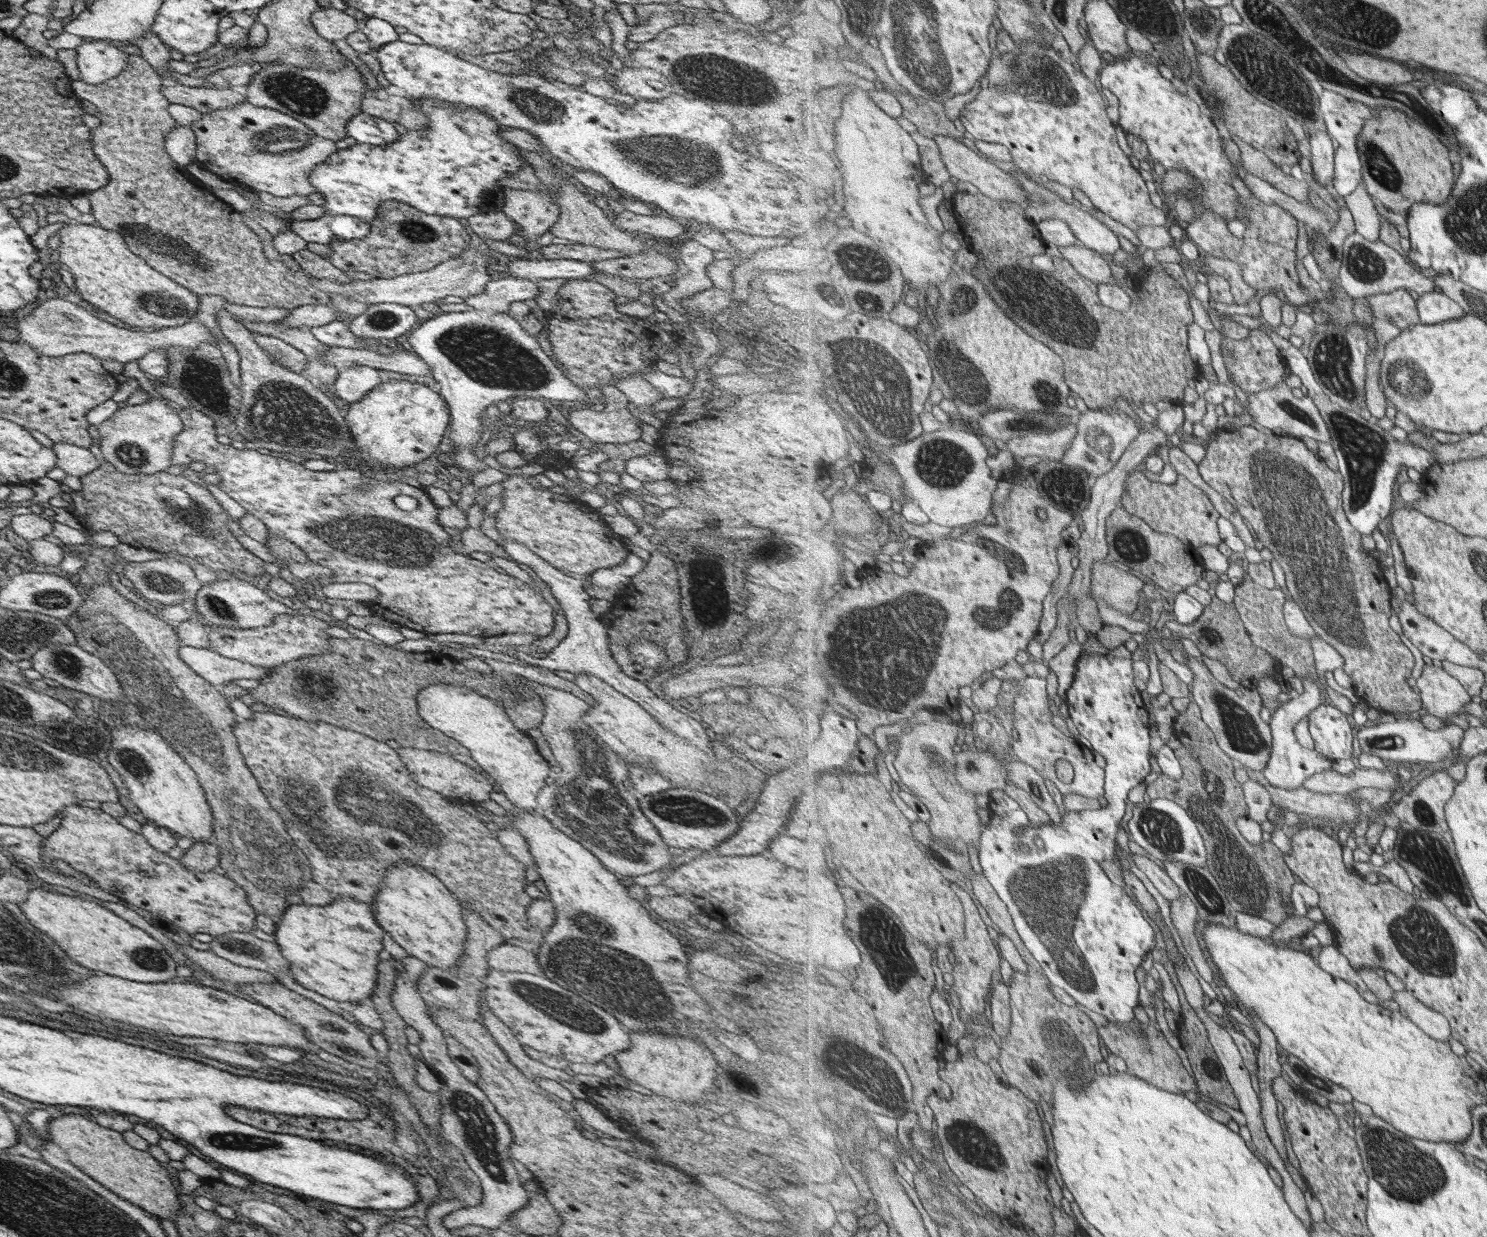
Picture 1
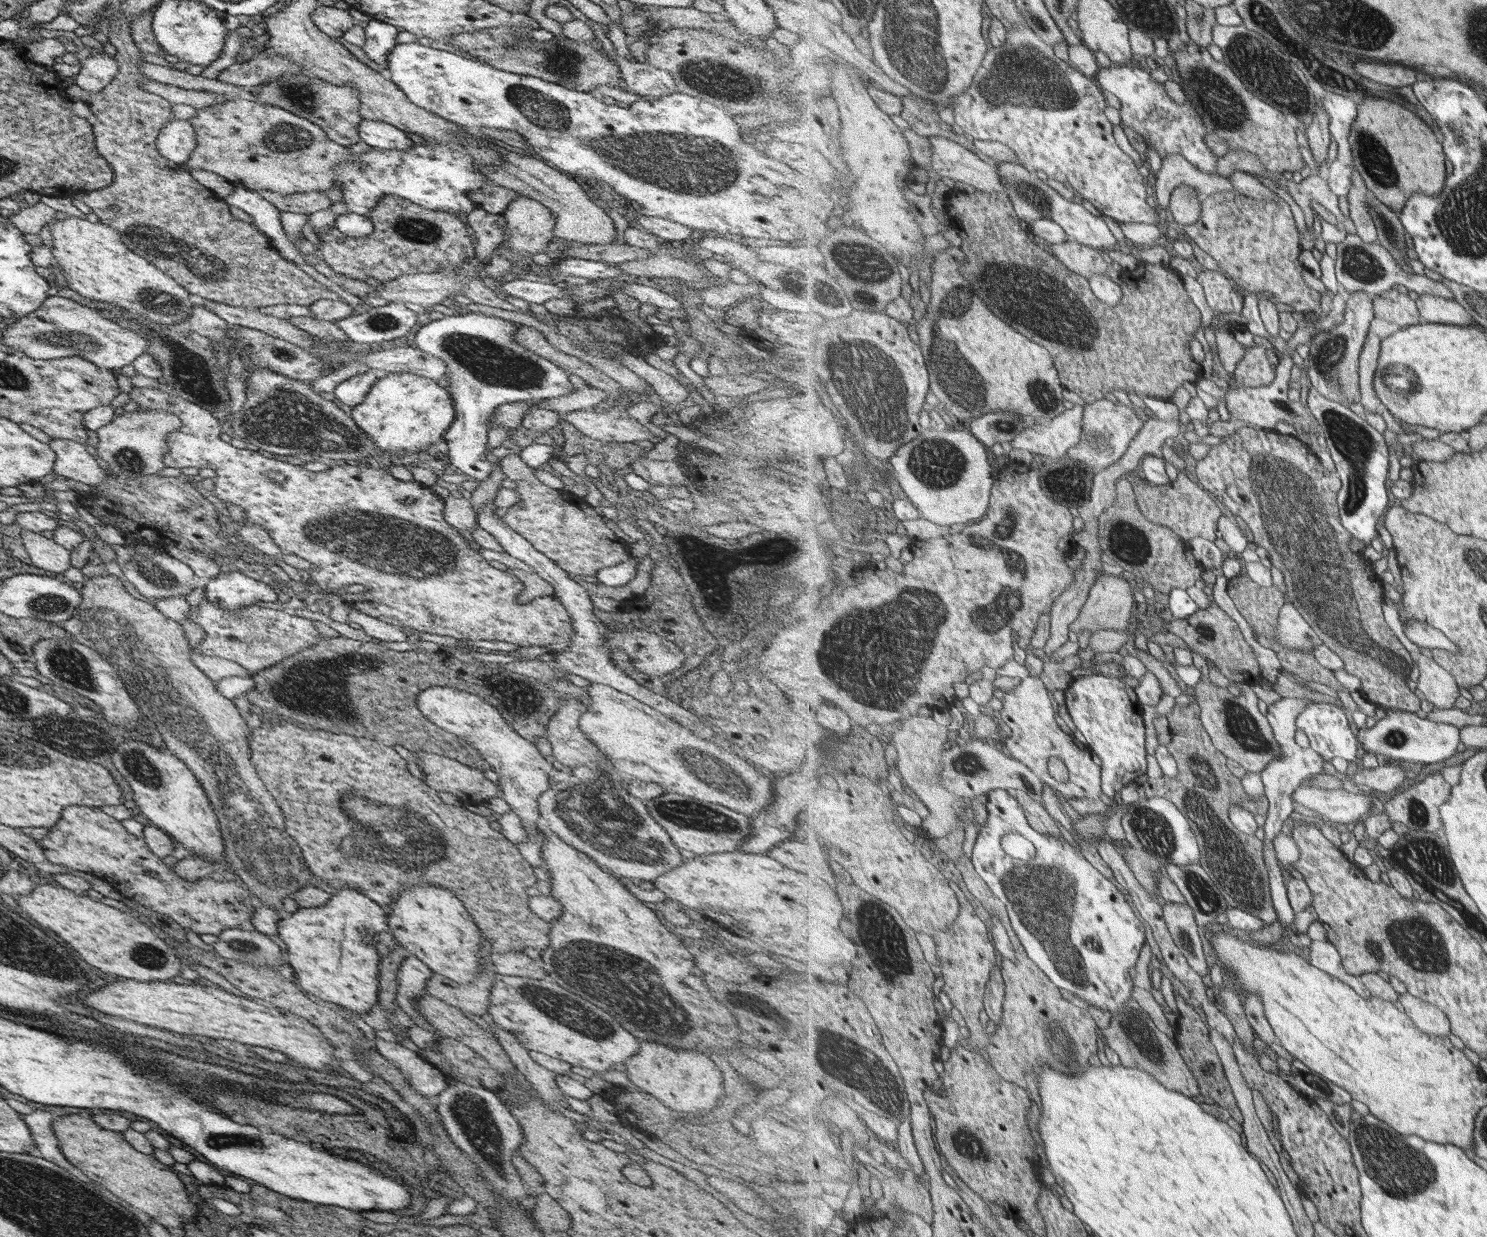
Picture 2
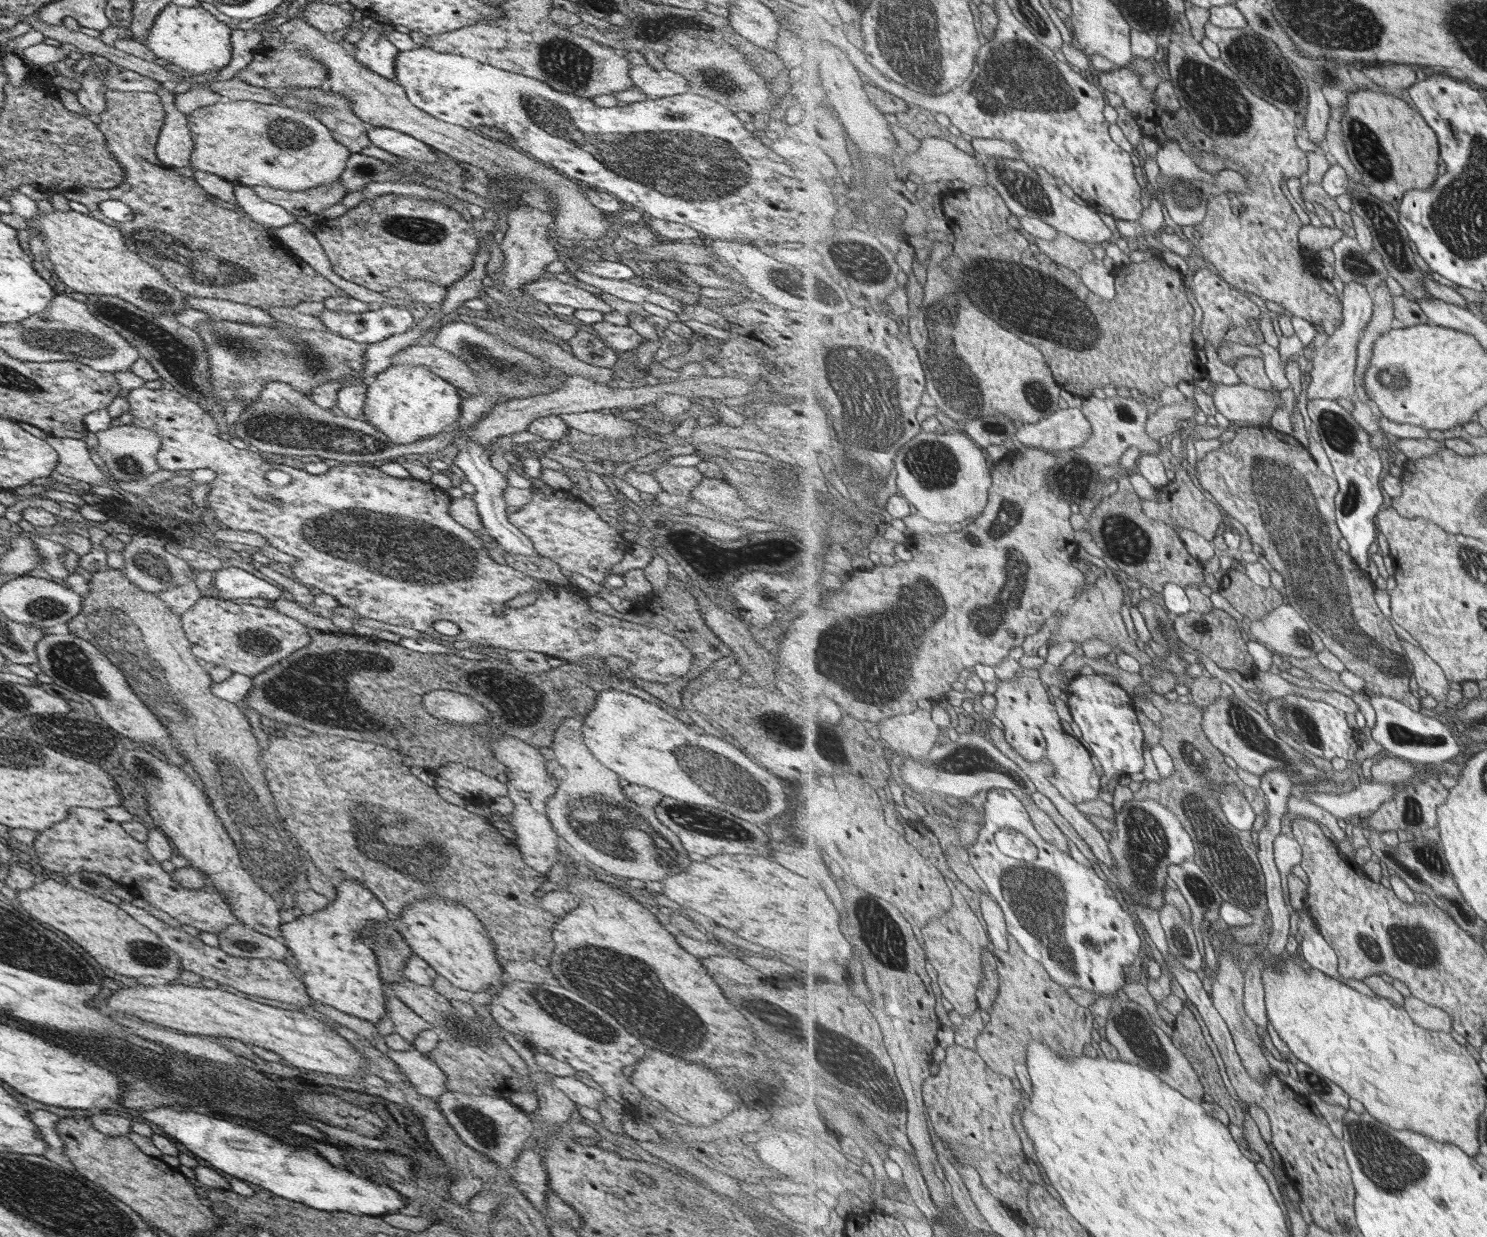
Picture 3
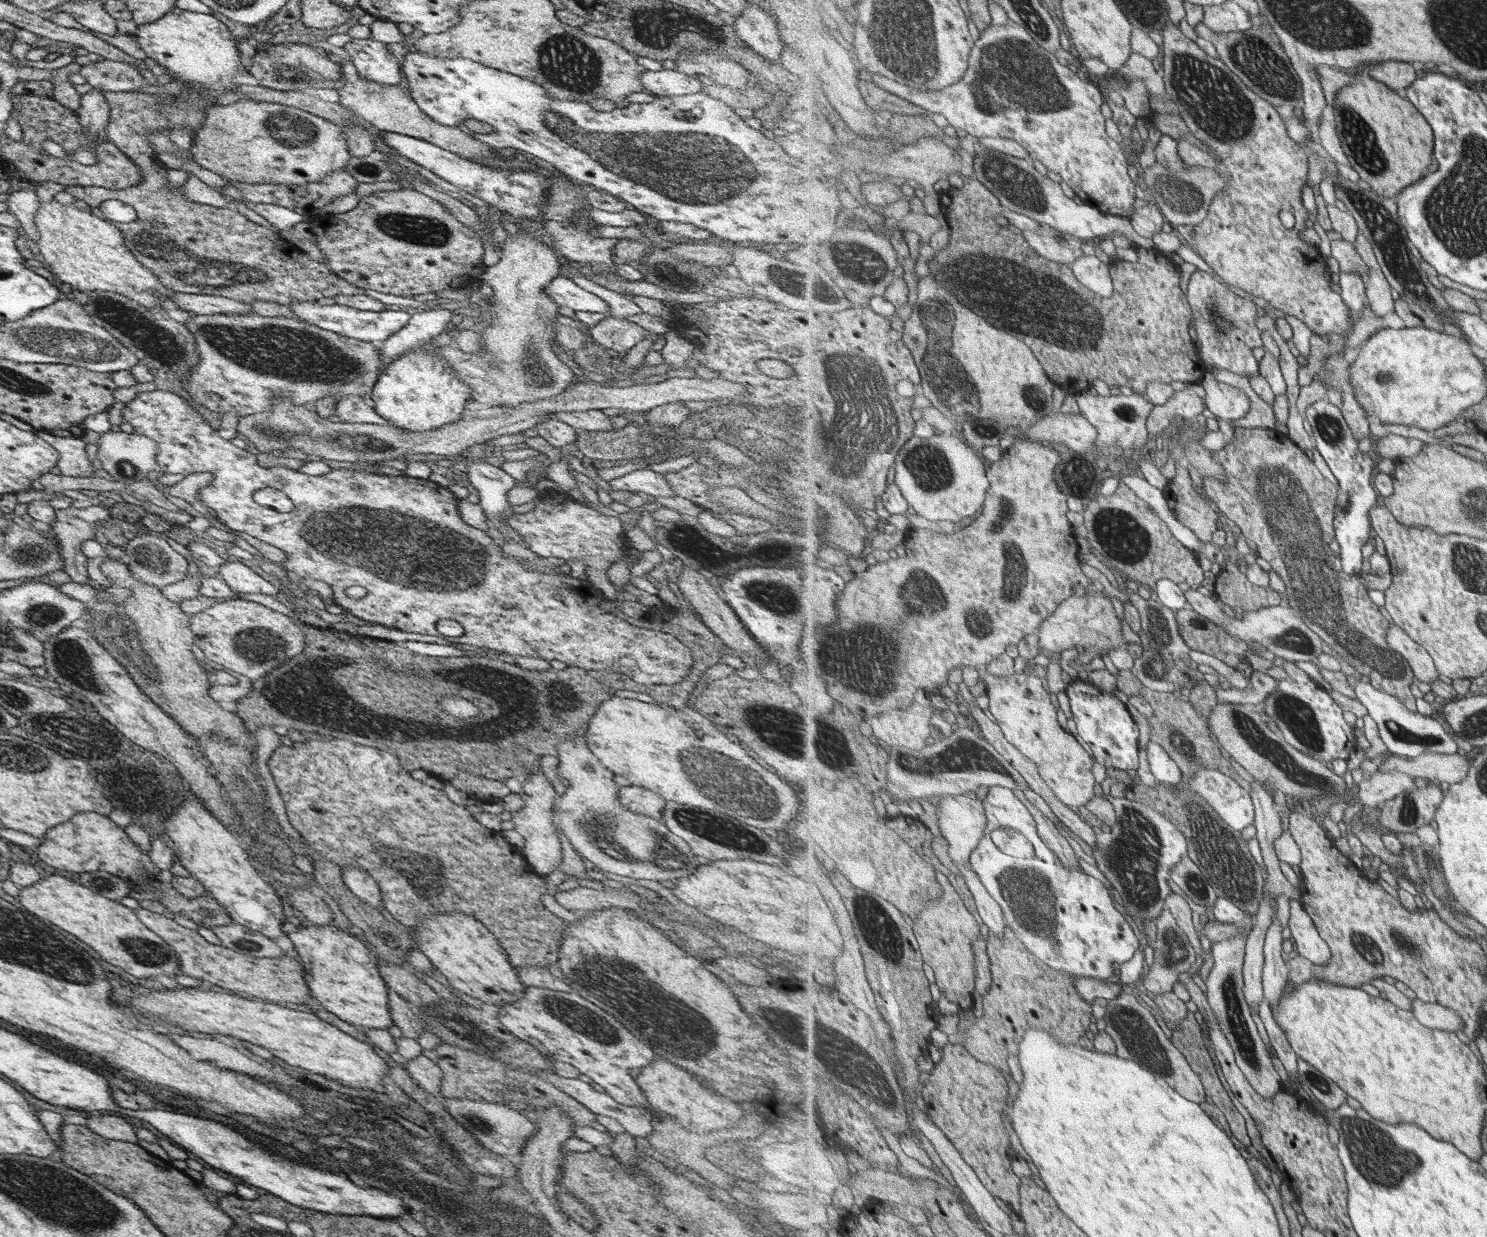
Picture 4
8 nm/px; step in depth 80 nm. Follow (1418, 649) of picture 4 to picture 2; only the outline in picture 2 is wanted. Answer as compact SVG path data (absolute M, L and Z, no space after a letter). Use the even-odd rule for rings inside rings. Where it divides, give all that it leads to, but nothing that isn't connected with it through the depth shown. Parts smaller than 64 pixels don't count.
M1421 656L1418 658L1419 678L1417 692L1433 704L1433 708L1451 709L1461 696L1457 679L1445 670L1435 659Z

